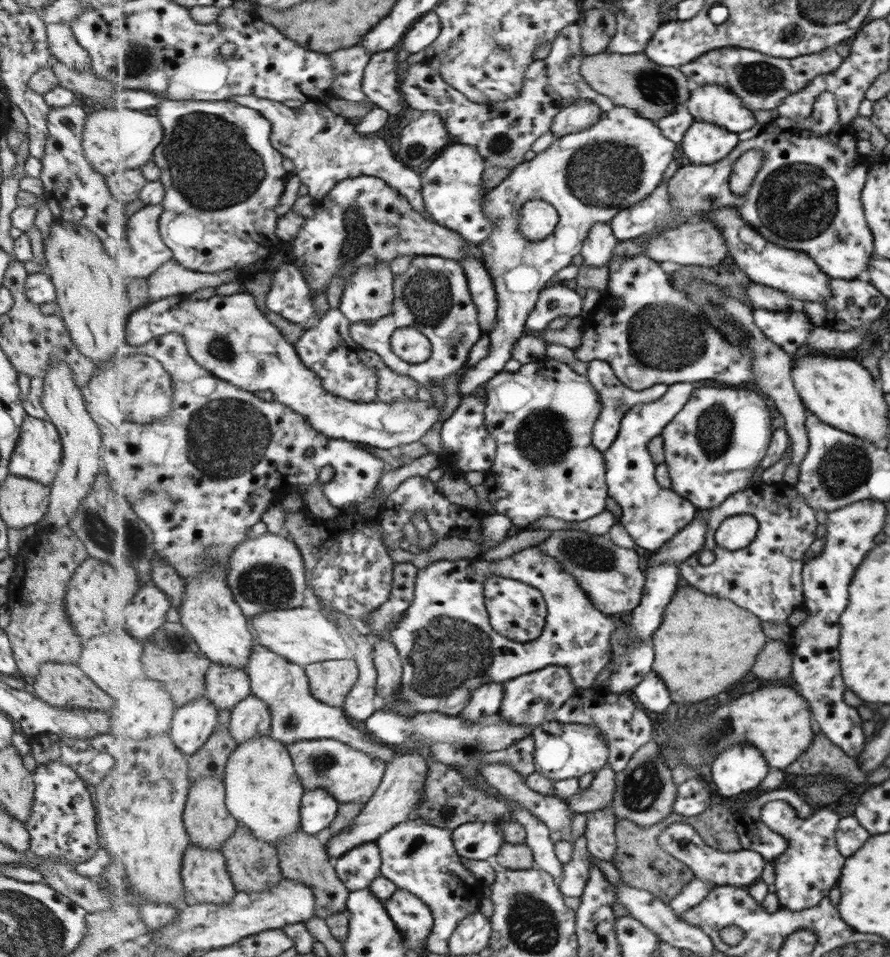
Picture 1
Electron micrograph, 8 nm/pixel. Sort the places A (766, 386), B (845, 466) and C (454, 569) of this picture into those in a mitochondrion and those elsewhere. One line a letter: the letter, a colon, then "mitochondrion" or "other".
A: other
B: mitochondrion
C: other

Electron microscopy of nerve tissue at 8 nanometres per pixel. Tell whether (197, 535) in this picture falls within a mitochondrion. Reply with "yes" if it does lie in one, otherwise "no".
no

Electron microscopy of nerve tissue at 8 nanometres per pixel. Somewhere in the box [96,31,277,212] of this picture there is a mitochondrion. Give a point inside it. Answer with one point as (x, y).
(136, 60)

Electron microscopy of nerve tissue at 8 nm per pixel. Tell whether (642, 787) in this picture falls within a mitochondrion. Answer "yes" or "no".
yes

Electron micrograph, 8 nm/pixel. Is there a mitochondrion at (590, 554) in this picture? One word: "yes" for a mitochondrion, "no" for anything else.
yes

